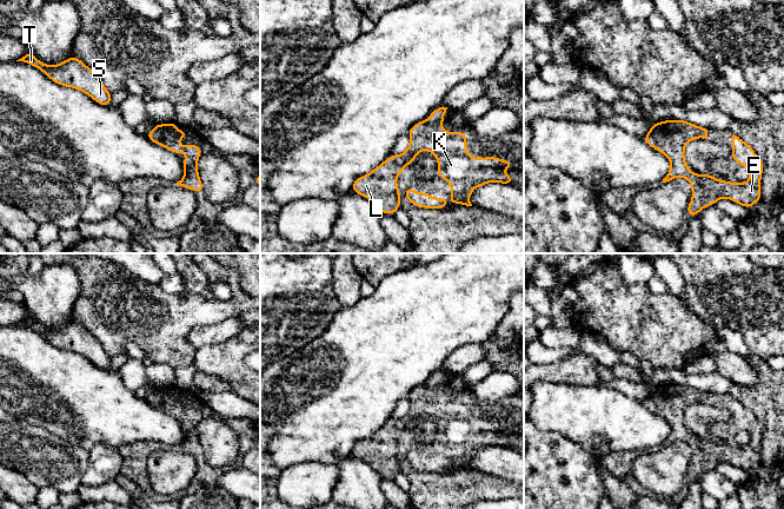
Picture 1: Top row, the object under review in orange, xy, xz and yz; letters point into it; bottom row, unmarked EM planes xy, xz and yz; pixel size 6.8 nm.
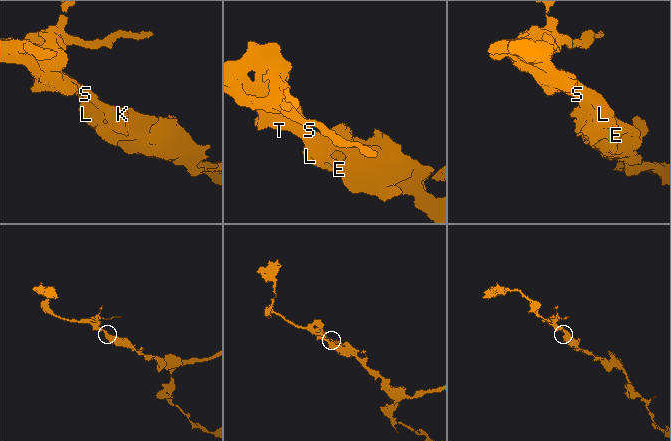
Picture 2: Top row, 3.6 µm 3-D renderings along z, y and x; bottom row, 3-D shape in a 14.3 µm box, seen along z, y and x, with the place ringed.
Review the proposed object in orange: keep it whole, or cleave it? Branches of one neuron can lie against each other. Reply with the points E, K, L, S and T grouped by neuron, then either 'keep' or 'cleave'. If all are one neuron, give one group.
E K L S T; keep

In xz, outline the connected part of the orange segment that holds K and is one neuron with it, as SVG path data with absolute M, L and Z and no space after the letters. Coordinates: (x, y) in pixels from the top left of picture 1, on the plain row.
M439 371L434 374L427 384L414 388L408 396L410 410L399 419L390 419L384 427L372 434L368 438L359 441L354 444L352 455L370 463L383 477L393 478L400 472L400 462L398 443L401 434L412 428L416 419L423 415L432 416L438 424L438 441L450 447L452 461L450 463L453 468L461 468L472 470L469 461L476 454L472 450L481 451L486 447L503 447L512 449L513 442L504 437L504 431L513 432L510 424L498 423L496 421L487 422L471 422L466 414L467 398L464 396L445 396L443 394L443 383L447 371Z

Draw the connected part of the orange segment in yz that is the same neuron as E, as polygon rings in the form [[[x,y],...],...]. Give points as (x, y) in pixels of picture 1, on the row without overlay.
[[[665,384],[651,389],[644,405],[652,412],[660,415],[671,427],[671,432],[662,447],[677,441],[686,442],[691,447],[692,463],[686,472],[689,480],[697,481],[698,476],[710,469],[715,469],[720,462],[749,472],[758,467],[760,461],[760,442],[763,425],[750,409],[739,401],[732,398],[732,422],[740,430],[750,434],[750,443],[746,447],[729,447],[718,444],[710,438],[697,438],[689,434],[684,423],[685,409],[697,402],[707,402],[707,394],[685,384]]]

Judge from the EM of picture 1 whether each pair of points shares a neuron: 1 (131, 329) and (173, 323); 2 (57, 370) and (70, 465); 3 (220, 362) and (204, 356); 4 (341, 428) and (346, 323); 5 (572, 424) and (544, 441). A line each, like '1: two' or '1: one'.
1: one
2: two
3: one
4: one
5: two

